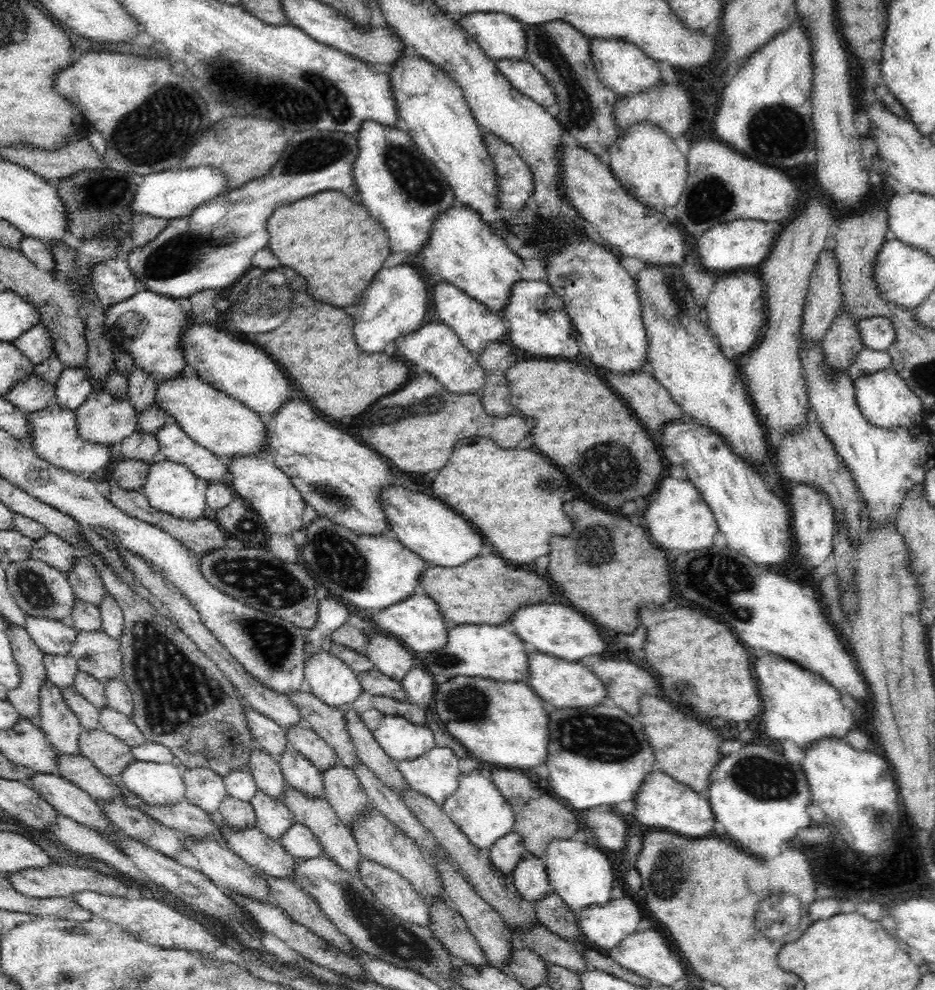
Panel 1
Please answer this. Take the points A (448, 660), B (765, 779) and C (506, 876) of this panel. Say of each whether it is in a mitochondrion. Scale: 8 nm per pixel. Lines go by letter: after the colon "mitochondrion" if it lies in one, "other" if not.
A: mitochondrion
B: mitochondrion
C: other

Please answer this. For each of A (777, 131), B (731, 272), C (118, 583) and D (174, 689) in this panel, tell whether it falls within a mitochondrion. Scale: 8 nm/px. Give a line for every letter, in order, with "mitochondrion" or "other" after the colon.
A: mitochondrion
B: other
C: other
D: mitochondrion

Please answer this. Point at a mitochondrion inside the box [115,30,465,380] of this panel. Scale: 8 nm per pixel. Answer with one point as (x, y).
(316, 94)

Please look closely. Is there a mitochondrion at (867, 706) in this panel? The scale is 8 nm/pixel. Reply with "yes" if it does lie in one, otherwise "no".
no

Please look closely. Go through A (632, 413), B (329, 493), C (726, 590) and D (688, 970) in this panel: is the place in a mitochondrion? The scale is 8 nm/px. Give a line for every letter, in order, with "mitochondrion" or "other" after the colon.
A: other
B: mitochondrion
C: mitochondrion
D: other

